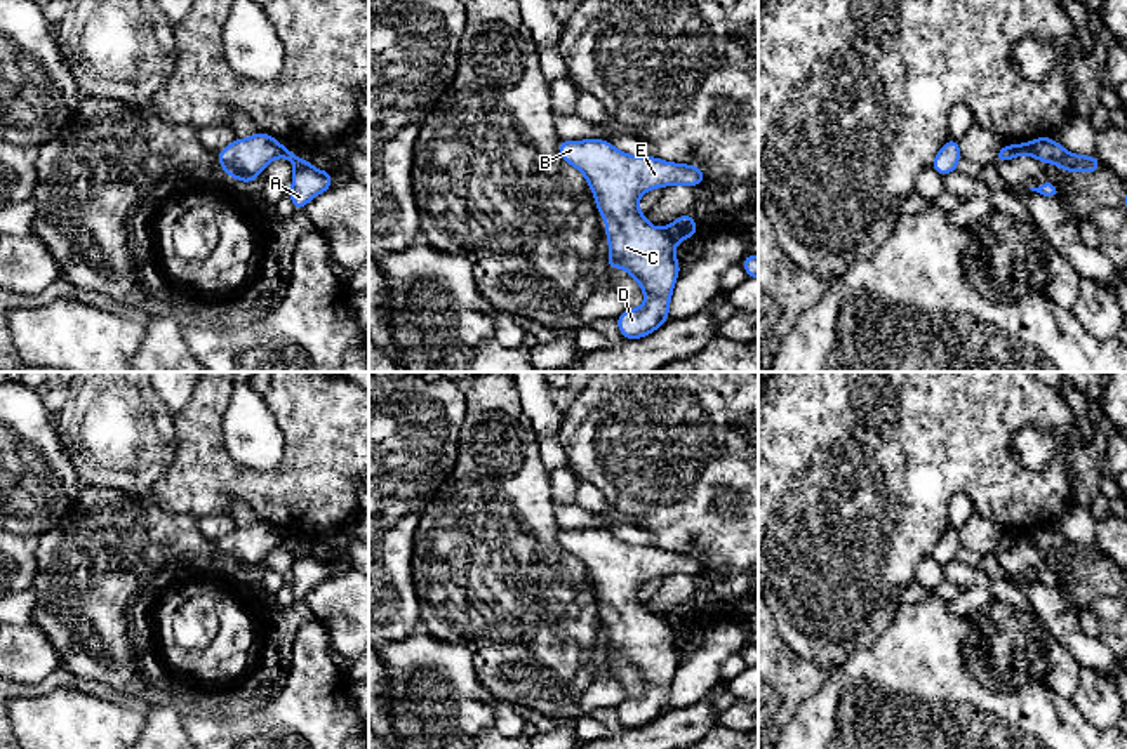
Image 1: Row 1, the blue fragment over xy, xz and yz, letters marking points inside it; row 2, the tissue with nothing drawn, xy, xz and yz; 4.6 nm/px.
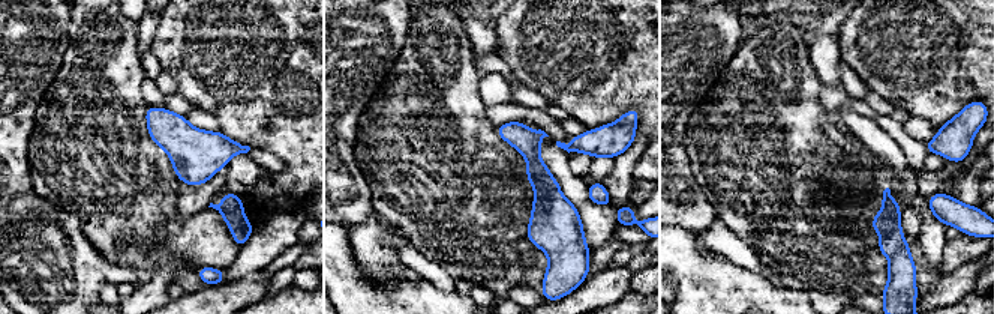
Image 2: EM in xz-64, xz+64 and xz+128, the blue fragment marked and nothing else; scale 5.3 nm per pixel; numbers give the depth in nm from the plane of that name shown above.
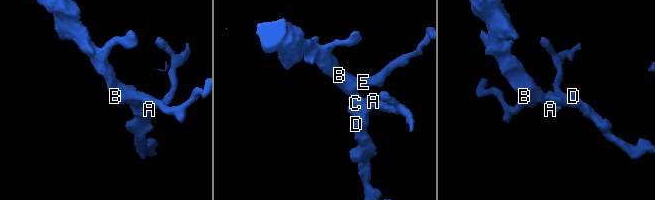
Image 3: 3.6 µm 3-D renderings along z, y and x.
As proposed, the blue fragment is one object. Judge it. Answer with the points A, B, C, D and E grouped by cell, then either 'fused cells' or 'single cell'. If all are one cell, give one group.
groups A / B C D E; fused cells

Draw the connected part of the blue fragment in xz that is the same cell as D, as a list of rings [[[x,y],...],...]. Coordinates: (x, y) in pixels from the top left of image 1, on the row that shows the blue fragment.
[[[604,139],[558,141],[558,155],[583,172],[605,219],[607,268],[626,269],[645,294],[640,308],[616,318],[623,339],[642,339],[670,320],[680,262],[677,242],[647,221],[638,210],[638,198],[671,184],[703,184],[706,176],[696,165],[626,155]]]

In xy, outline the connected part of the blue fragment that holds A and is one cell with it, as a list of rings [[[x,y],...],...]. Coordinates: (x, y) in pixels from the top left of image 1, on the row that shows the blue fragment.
[[[287,148],[282,158],[290,160],[296,167],[290,177],[292,193],[289,195],[296,210],[303,210],[311,198],[332,188],[332,170],[317,170],[304,158],[297,158],[294,149]]]

